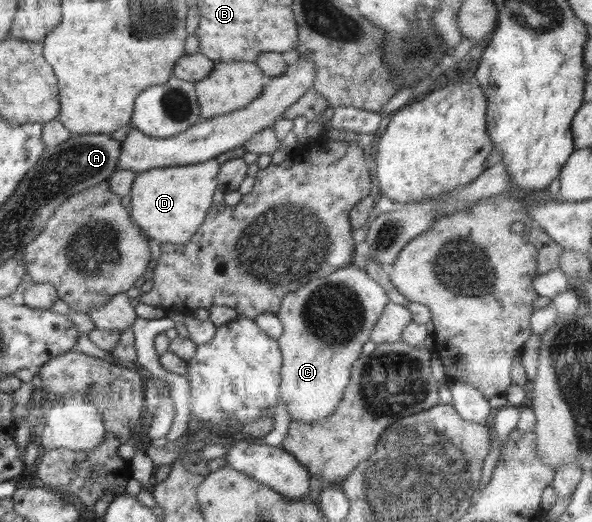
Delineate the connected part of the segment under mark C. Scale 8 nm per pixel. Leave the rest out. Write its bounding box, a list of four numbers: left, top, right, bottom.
[275,264,388,423]

